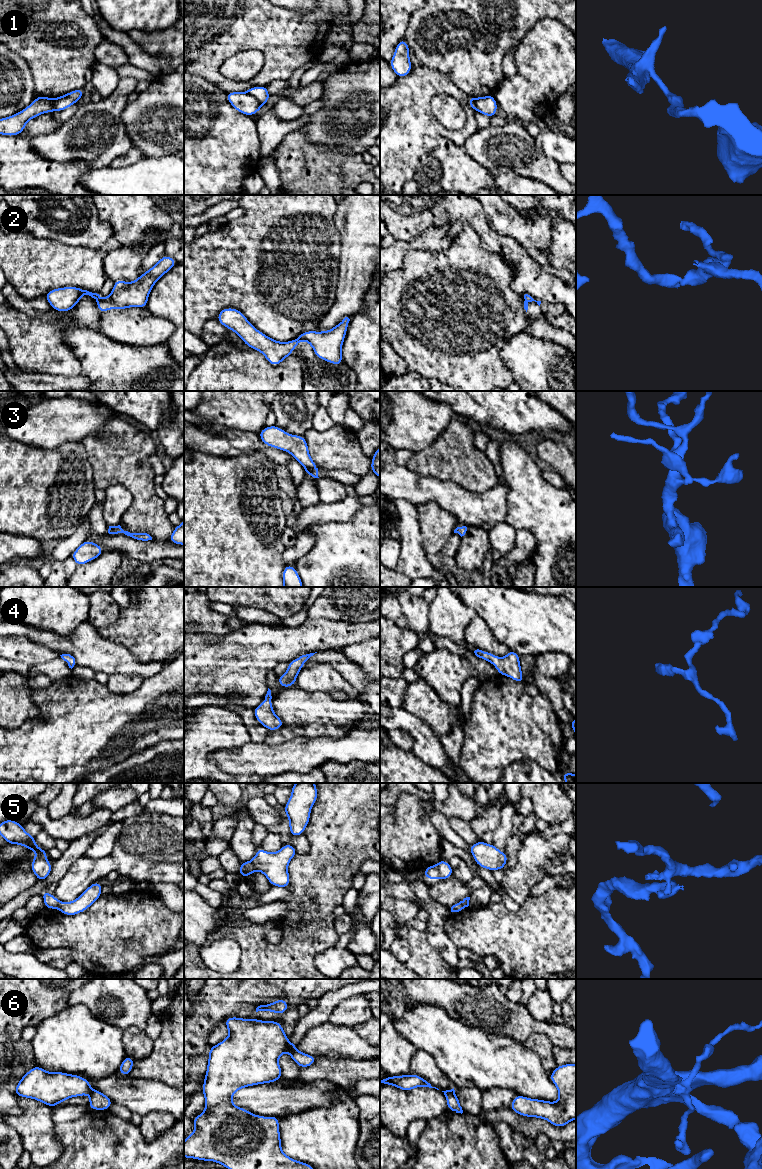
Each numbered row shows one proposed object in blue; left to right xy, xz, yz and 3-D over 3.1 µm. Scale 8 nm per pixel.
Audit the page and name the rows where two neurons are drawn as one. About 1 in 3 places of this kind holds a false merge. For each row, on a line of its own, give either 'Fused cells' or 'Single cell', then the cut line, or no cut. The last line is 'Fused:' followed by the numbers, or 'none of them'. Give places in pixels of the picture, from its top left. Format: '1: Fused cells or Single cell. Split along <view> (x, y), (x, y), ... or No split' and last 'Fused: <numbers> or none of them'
1: Fused cells. Split along xz (246, 92), (262, 104)
2: Fused cells. Split along xy (102, 298), (98, 301)
3: Fused cells. Split along xz (305, 467), (316, 468)
4: Single cell. No split
5: Fused cells. Split along xz (250, 861), (257, 870)
6: Fused cells. Split along xz (290, 1043), (286, 1051)
Fused: 1, 2, 3, 5, 6

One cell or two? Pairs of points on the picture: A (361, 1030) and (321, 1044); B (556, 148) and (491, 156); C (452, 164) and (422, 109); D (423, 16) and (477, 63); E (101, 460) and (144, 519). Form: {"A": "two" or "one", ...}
{"A": "two", "B": "two", "C": "two", "D": "one", "E": "one"}

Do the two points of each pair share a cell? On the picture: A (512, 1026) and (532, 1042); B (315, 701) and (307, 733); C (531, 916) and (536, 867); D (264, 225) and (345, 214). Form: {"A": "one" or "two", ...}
{"A": "two", "B": "two", "C": "two", "D": "two"}

